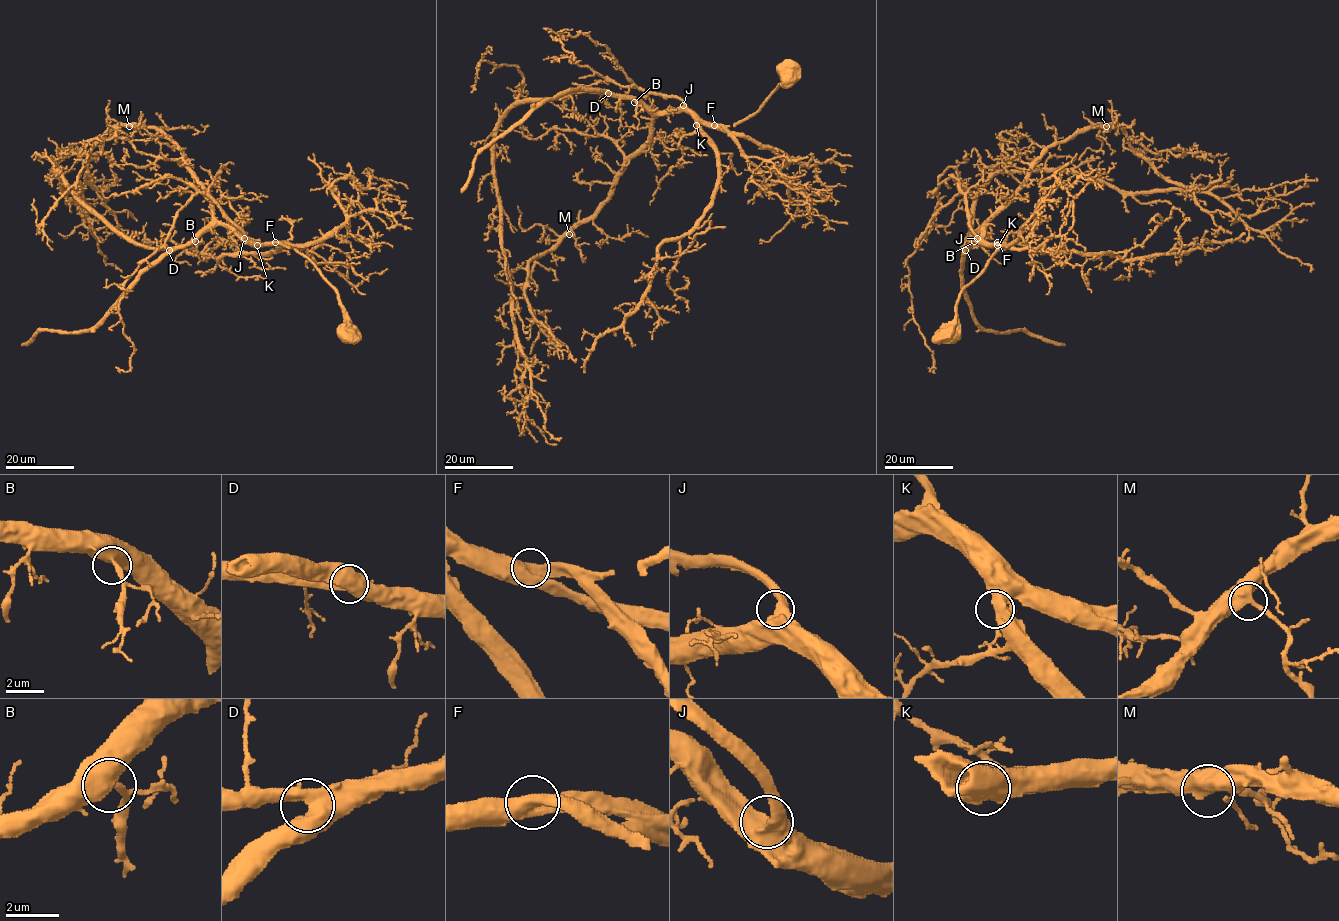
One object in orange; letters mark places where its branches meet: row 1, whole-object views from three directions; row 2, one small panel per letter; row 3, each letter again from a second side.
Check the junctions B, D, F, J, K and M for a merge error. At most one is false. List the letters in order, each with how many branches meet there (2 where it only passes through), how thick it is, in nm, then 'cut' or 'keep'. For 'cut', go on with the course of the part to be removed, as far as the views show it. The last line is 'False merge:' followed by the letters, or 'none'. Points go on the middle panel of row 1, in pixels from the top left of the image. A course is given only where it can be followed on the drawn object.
B: 2 branches meet; 400 nm thick; keep
D: 2 branches meet; 600 nm thick; keep
F: 2 branches meet; 650 nm thick; keep
J: 2 branches meet; 550 nm thick; keep
K: 2 branches meet; 550 nm thick; keep
M: 2 branches meet; 550 nm thick; keep
False merge: none

